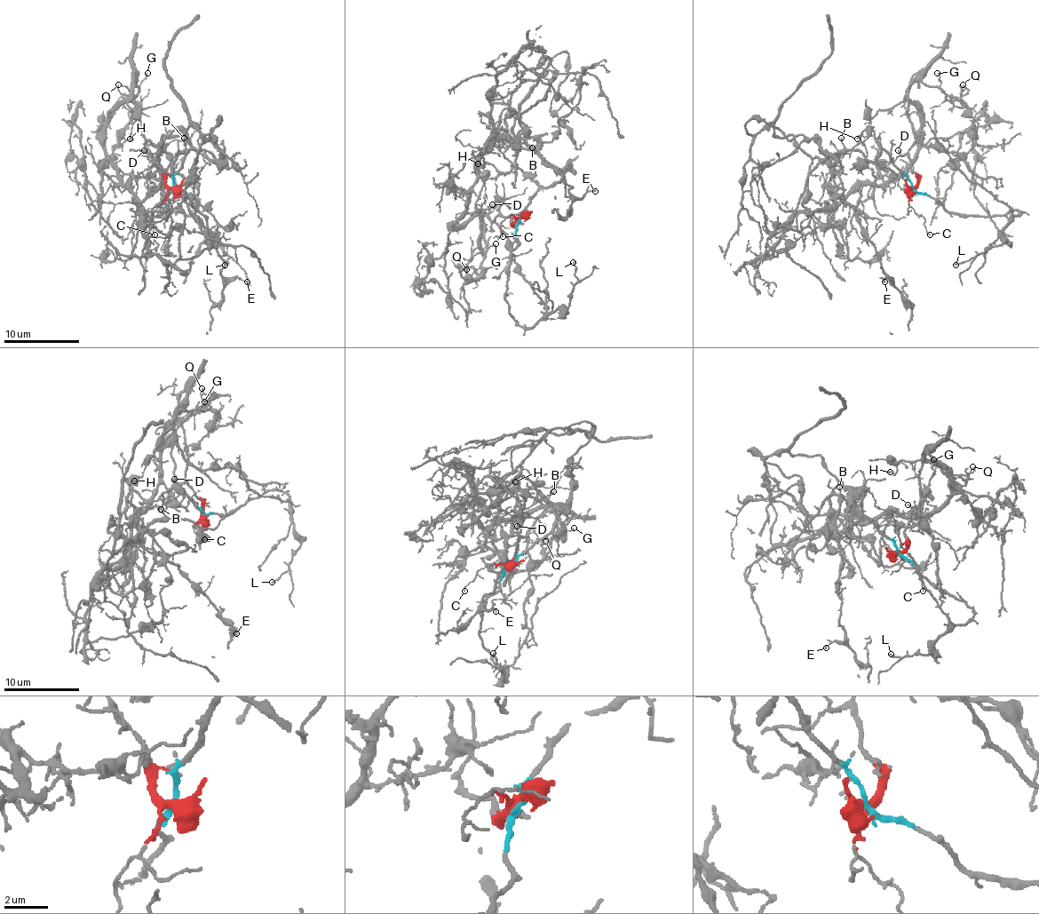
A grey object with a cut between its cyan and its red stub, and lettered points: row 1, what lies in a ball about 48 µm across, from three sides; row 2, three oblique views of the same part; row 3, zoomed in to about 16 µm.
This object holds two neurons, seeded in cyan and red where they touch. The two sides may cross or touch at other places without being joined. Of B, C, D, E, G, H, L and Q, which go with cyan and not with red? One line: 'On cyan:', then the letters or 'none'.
On cyan: B, E, L

